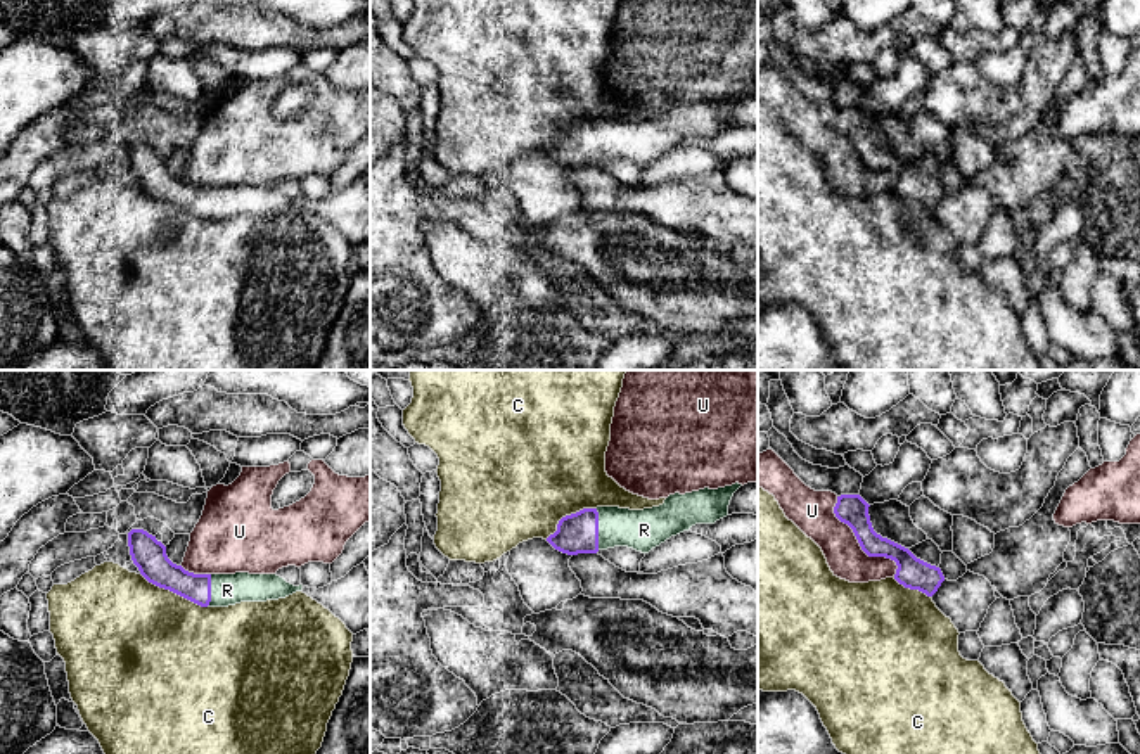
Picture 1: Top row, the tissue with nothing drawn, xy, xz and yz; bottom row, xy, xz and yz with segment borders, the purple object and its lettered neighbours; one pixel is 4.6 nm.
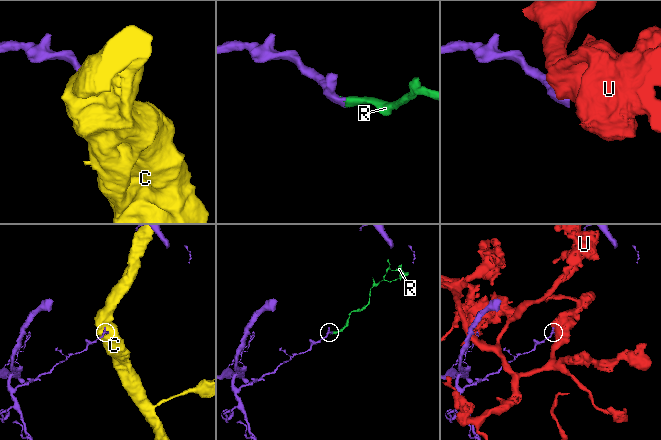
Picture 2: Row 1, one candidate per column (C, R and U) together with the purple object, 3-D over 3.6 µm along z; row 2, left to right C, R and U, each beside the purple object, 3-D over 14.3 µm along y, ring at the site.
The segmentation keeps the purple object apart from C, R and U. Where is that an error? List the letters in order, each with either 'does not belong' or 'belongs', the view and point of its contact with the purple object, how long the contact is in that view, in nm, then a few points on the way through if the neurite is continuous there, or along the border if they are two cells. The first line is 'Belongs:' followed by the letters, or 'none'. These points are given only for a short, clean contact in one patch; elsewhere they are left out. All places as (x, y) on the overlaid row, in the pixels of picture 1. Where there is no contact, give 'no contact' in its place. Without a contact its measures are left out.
Belongs: R
C: does not belong; meets purple in xy at (173, 592); contact 360 nm long
R: belongs; meets purple in xz at (597, 530); contact 190 nm long
U: does not belong; meets purple in yz at (860, 545); contact 460 nm long

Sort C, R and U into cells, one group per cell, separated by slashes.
C / R / U

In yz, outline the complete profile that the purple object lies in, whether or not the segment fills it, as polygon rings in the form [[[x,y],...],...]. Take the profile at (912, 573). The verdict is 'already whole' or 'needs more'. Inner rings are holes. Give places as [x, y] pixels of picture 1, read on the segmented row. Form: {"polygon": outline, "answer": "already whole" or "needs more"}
{"polygon": [[[841,495],[837,496],[834,514],[853,529],[861,550],[868,557],[886,557],[896,562],[894,579],[900,585],[932,597],[945,581],[941,569],[917,559],[908,548],[877,534],[870,522],[868,507],[860,495]]], "answer": "already whole"}

